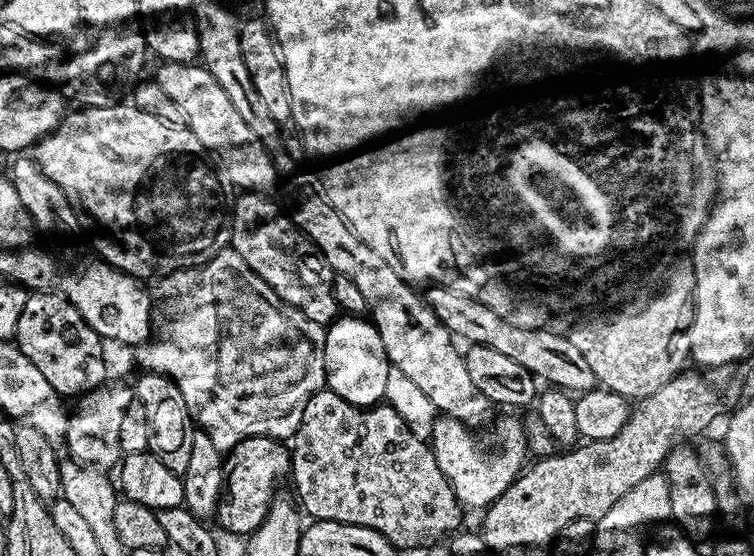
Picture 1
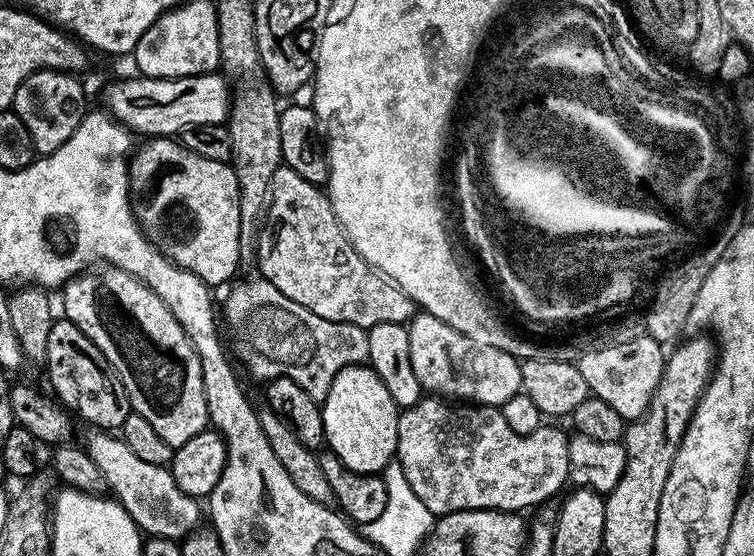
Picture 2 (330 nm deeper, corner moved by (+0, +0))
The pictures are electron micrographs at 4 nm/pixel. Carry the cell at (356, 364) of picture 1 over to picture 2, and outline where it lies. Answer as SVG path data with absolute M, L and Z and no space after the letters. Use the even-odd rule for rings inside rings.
M349 364L336 377L323 402L327 447L350 470L380 474L394 460L398 442L398 409L371 366Z

